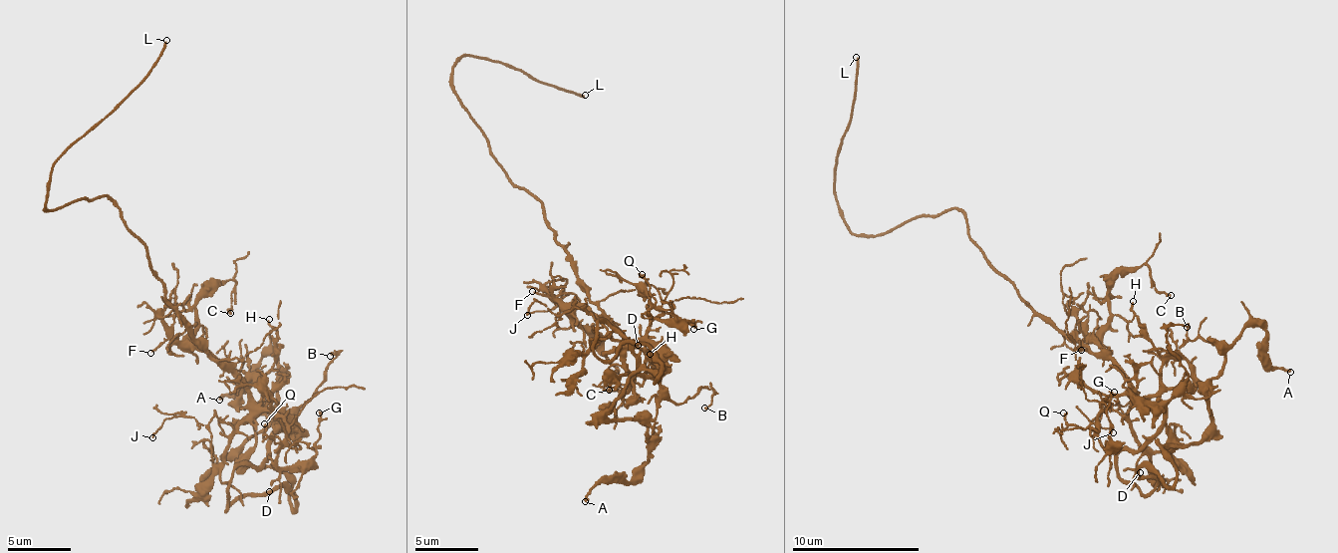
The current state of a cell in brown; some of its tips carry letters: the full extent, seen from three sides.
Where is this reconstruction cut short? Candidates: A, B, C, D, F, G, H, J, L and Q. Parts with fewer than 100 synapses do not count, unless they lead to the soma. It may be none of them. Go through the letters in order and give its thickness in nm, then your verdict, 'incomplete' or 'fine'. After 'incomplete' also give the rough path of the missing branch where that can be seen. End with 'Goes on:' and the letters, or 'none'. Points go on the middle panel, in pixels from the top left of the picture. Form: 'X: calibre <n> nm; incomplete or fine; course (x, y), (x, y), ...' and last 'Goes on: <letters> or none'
A: calibre 200 nm; fine
B: calibre 140 nm; fine
C: calibre 140 nm; fine
D: calibre 280 nm; fine
F: calibre 140 nm; fine
G: calibre 120 nm; fine
H: calibre 150 nm; fine
J: calibre 120 nm; fine
L: calibre 180 nm; incomplete; course (585, 95), (576, 86), (573, 91)
Q: calibre 110 nm; fine
Goes on: L

